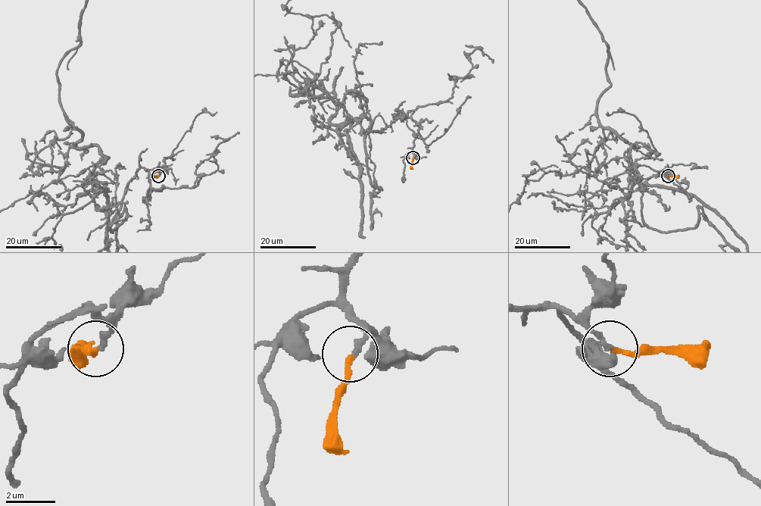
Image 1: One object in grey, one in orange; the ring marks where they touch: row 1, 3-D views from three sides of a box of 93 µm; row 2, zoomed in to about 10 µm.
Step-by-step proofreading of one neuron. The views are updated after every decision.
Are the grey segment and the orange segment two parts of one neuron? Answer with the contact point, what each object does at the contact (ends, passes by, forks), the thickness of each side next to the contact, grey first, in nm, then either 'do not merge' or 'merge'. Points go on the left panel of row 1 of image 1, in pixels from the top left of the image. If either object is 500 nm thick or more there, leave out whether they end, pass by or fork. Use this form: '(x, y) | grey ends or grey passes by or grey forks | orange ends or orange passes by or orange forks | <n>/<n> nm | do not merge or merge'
(158, 176) | grey ends | orange ends | 240/190 nm | merge

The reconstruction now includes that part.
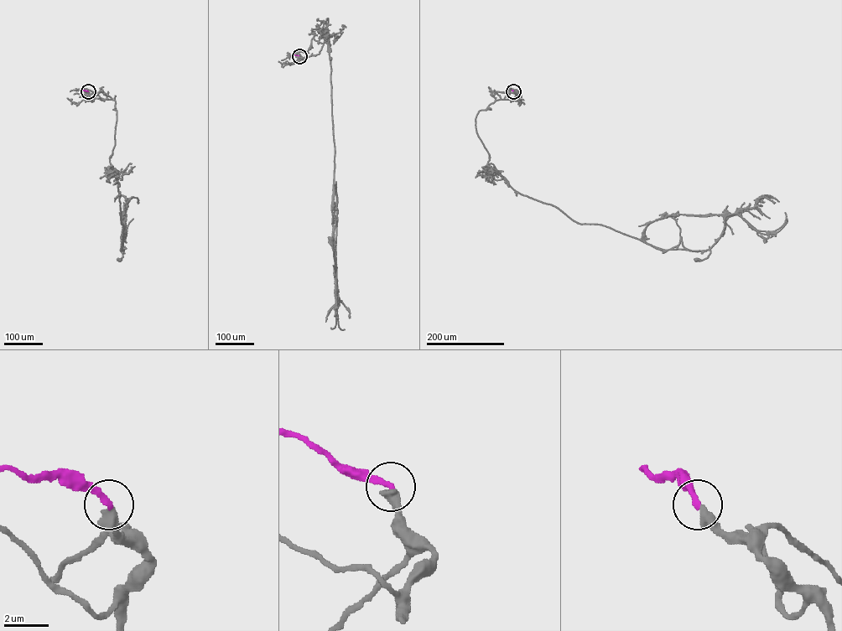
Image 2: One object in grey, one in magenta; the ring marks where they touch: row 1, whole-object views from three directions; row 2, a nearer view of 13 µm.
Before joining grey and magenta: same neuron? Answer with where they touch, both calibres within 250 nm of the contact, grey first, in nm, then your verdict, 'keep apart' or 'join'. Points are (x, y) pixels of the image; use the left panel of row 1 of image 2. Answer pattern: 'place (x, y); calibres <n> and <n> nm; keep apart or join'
place (88, 91); calibres 500 and 280 nm; join

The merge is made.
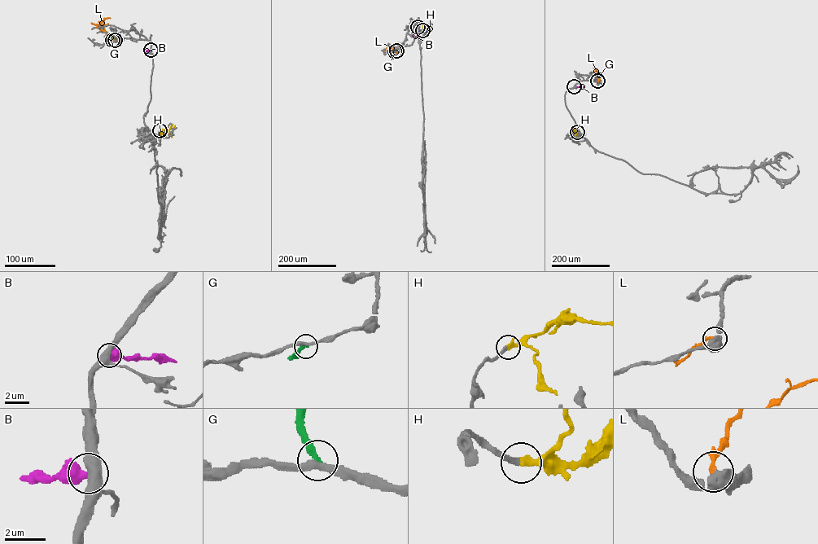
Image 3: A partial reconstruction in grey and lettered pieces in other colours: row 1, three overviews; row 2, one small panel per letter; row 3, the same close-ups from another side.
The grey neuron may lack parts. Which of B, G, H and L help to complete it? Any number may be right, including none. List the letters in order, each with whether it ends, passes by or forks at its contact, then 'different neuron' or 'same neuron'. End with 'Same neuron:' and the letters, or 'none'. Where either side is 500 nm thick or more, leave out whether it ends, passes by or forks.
B: different neuron
G: it ends there; different neuron
H: it ends there; same neuron
L: different neuron
Same neuron: H

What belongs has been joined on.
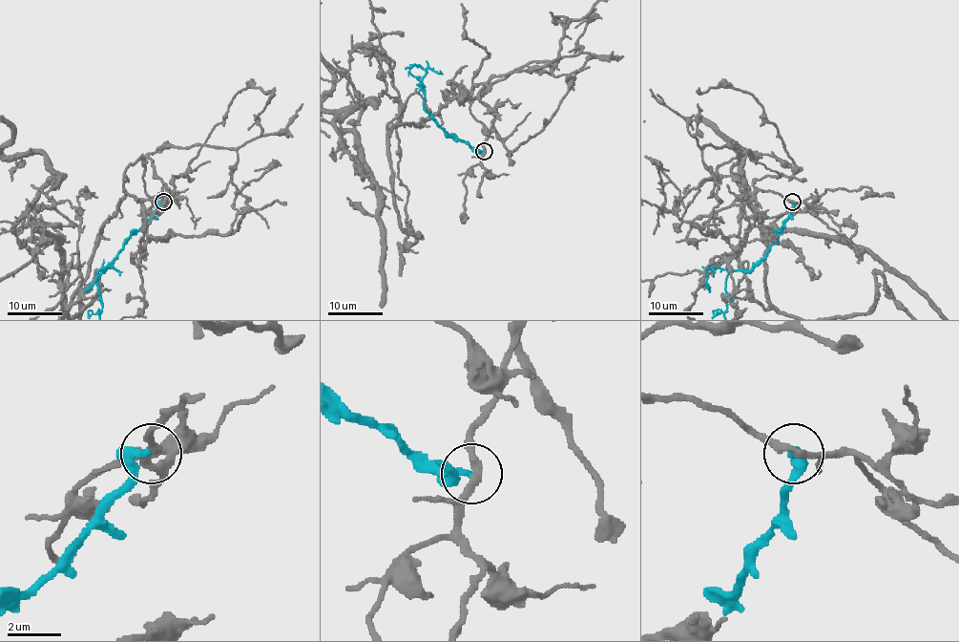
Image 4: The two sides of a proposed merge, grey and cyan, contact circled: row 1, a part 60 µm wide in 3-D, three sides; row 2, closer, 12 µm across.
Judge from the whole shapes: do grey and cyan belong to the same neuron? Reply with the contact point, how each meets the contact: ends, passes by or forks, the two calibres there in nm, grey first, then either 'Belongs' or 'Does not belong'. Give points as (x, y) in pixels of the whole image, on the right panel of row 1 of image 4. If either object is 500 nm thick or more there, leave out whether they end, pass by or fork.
Place: (792, 202). At the ring grey passes by. At the ring cyan ends. Thickness 280 nm (grey) against 320 nm. Does not belong

